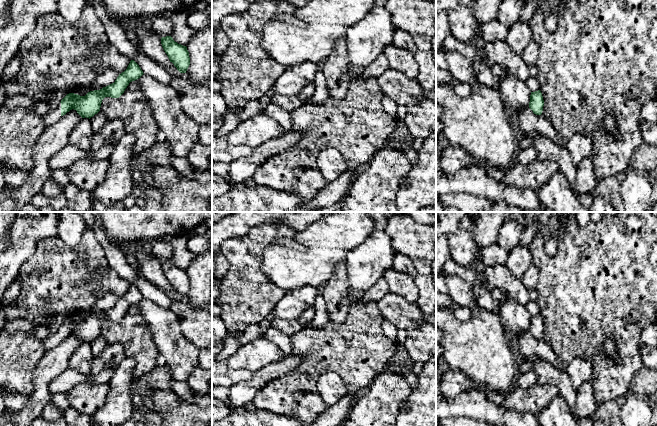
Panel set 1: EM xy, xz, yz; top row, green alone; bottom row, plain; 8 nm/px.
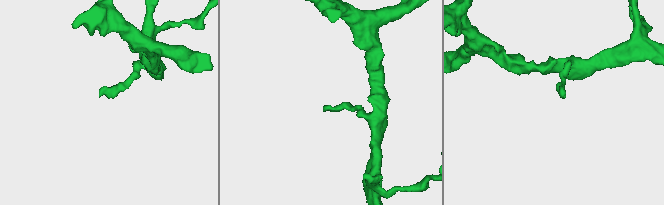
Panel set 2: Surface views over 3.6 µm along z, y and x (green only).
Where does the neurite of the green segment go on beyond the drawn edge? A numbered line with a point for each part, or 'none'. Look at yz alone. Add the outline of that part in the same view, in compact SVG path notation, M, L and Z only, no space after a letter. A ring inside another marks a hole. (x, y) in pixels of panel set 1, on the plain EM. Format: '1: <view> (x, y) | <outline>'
none

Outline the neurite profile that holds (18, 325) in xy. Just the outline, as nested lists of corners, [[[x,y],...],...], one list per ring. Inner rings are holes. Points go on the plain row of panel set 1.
[[[18,319],[12,322],[6,322],[4,328],[9,332],[18,332],[23,330],[33,330],[35,325],[24,319]]]

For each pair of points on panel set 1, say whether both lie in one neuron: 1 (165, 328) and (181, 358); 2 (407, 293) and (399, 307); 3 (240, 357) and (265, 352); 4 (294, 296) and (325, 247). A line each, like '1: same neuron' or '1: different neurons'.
1: same neuron
2: different neurons
3: same neuron
4: different neurons

